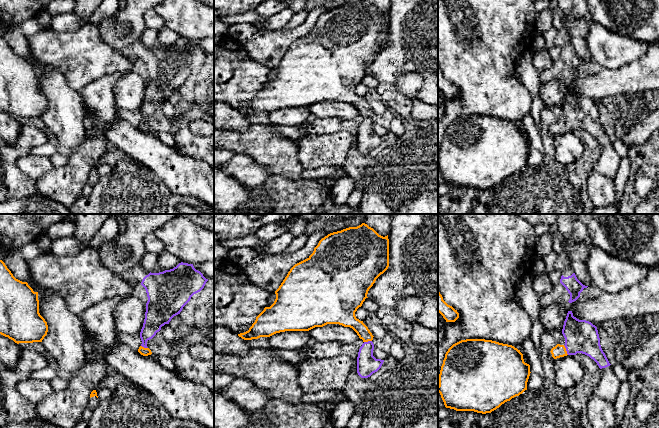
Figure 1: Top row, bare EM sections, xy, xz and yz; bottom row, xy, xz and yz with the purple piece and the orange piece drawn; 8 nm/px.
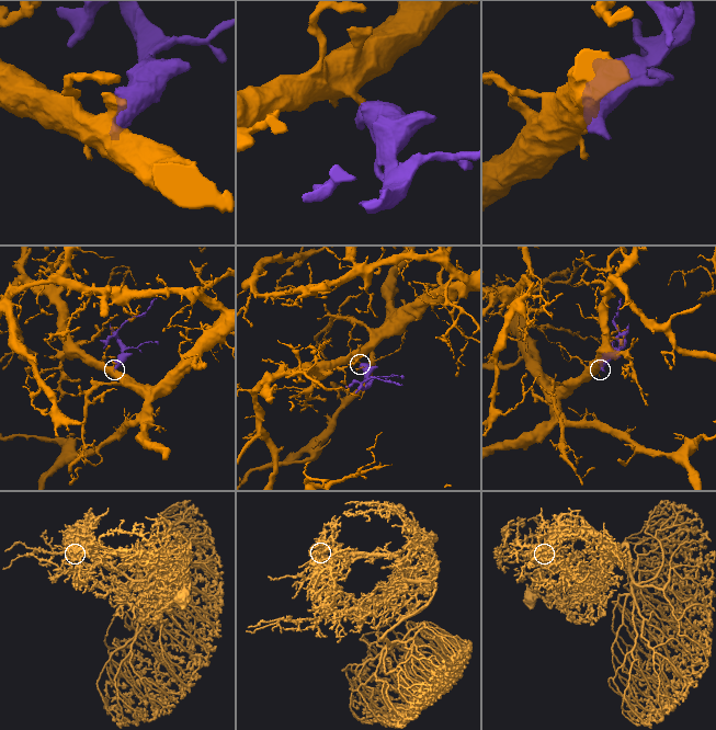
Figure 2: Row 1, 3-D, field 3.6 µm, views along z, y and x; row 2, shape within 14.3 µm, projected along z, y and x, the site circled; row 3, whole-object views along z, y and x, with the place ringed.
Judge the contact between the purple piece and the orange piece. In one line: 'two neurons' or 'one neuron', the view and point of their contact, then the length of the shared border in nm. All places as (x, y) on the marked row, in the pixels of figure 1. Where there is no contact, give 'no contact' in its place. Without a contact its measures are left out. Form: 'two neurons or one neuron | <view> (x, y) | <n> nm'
one neuron | yz (566, 350) | 90 nm

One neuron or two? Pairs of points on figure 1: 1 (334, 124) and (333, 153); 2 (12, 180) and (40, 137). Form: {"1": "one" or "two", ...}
{"1": "two", "2": "one"}

